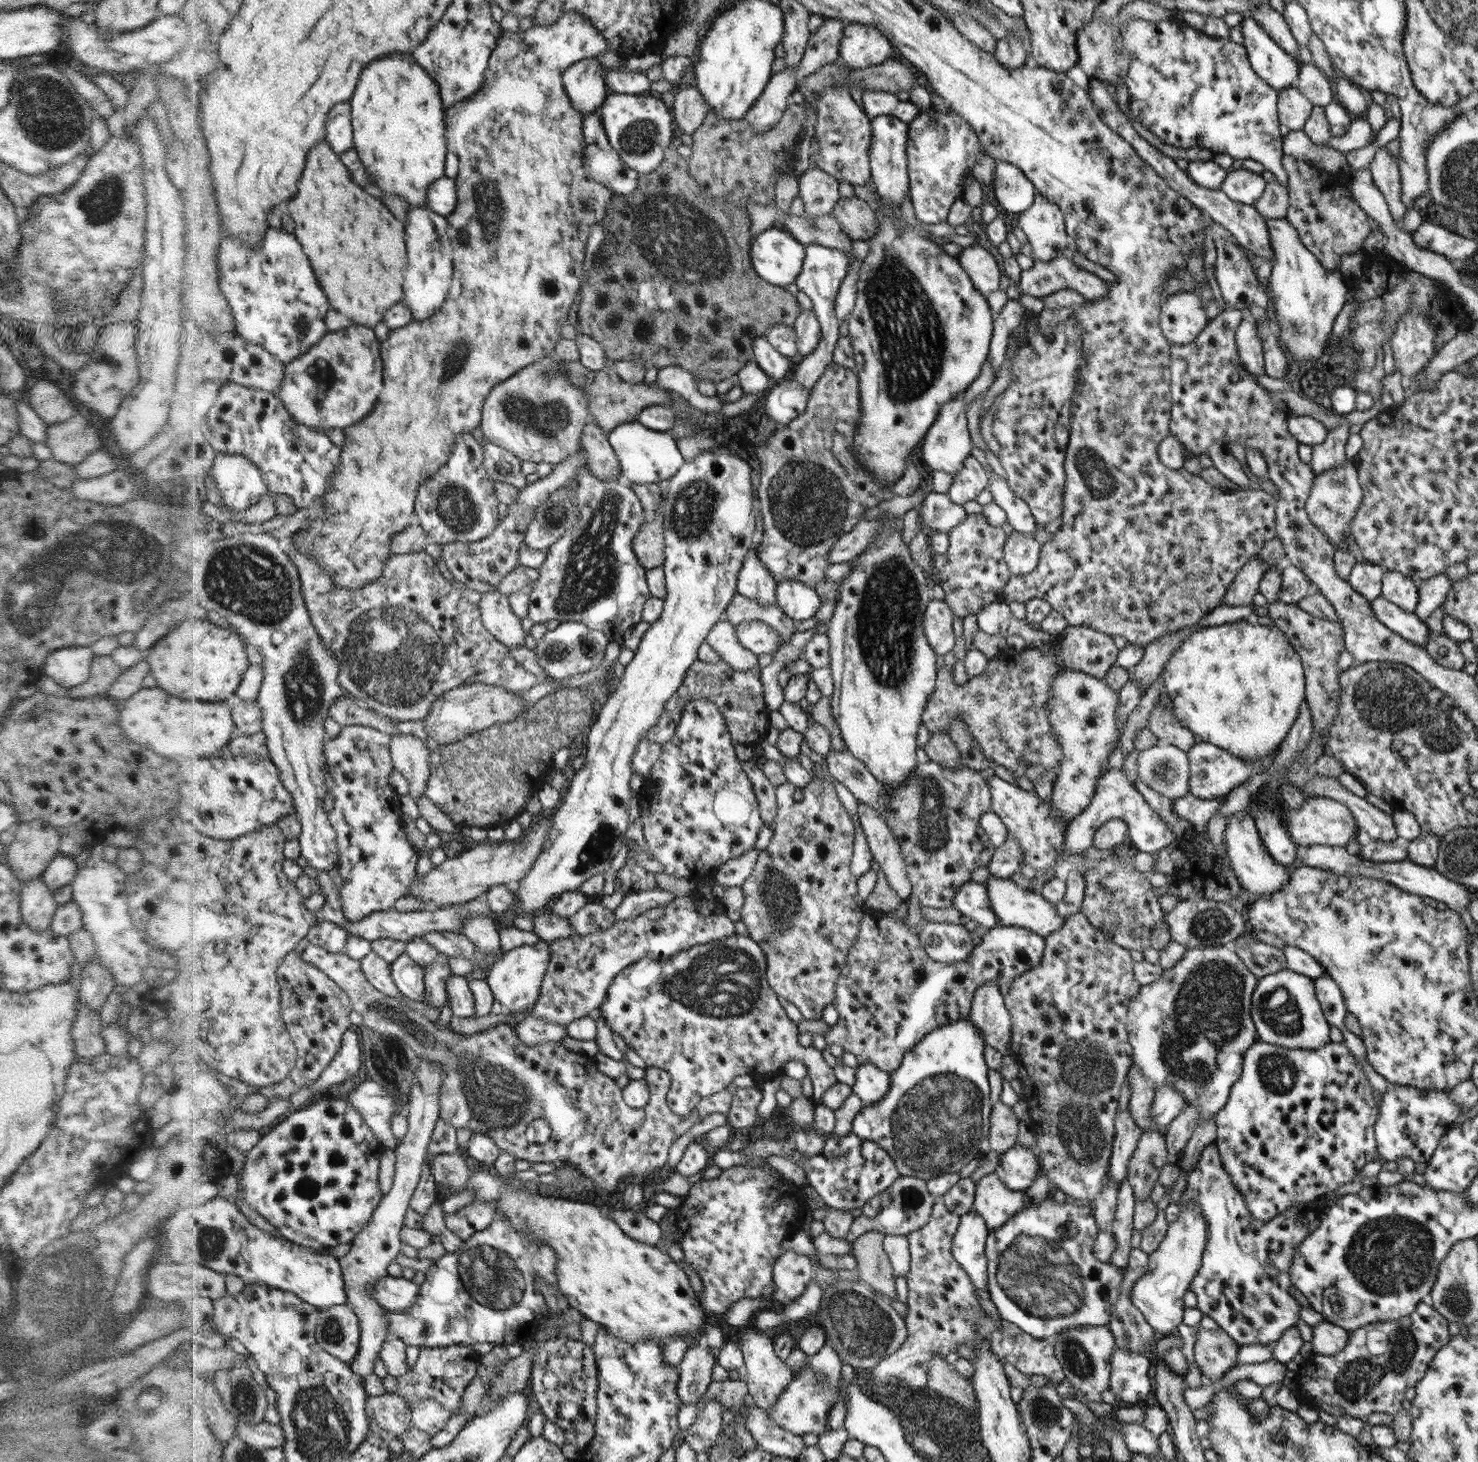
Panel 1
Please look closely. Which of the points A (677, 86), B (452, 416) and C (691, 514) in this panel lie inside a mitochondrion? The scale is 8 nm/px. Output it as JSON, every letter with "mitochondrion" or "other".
{"A":"other","B":"other","C":"mitochondrion"}

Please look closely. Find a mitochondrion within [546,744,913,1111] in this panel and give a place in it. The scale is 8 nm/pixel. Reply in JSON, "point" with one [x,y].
{"point":[725,981]}

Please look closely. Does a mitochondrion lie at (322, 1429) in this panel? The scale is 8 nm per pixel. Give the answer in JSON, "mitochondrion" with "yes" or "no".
{"mitochondrion":"yes"}

